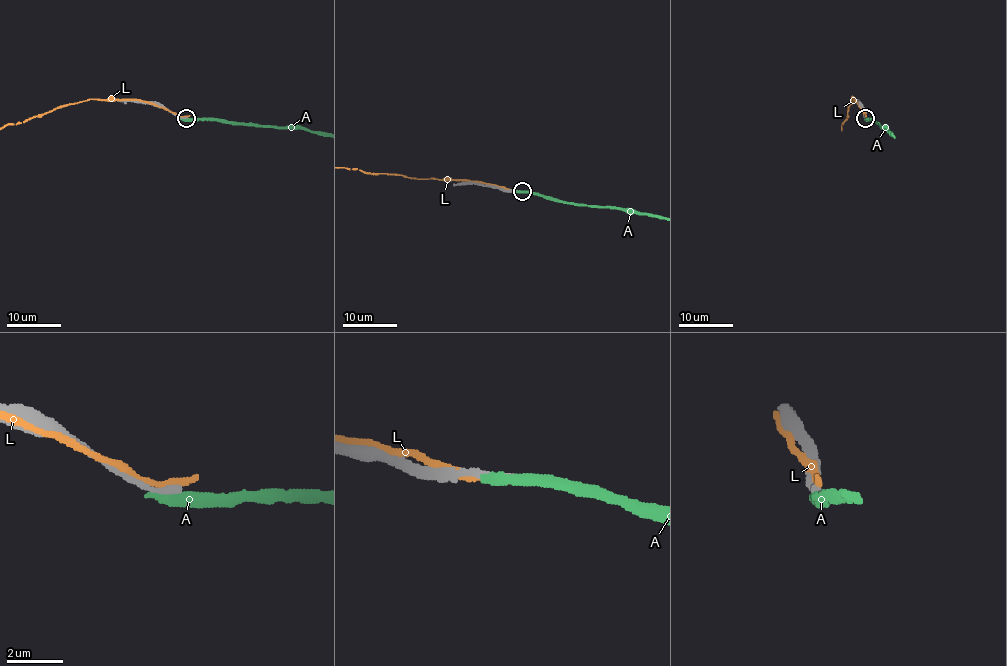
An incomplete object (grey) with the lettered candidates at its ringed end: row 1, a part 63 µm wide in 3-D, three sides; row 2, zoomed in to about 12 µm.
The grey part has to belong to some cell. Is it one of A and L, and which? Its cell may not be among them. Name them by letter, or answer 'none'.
none

